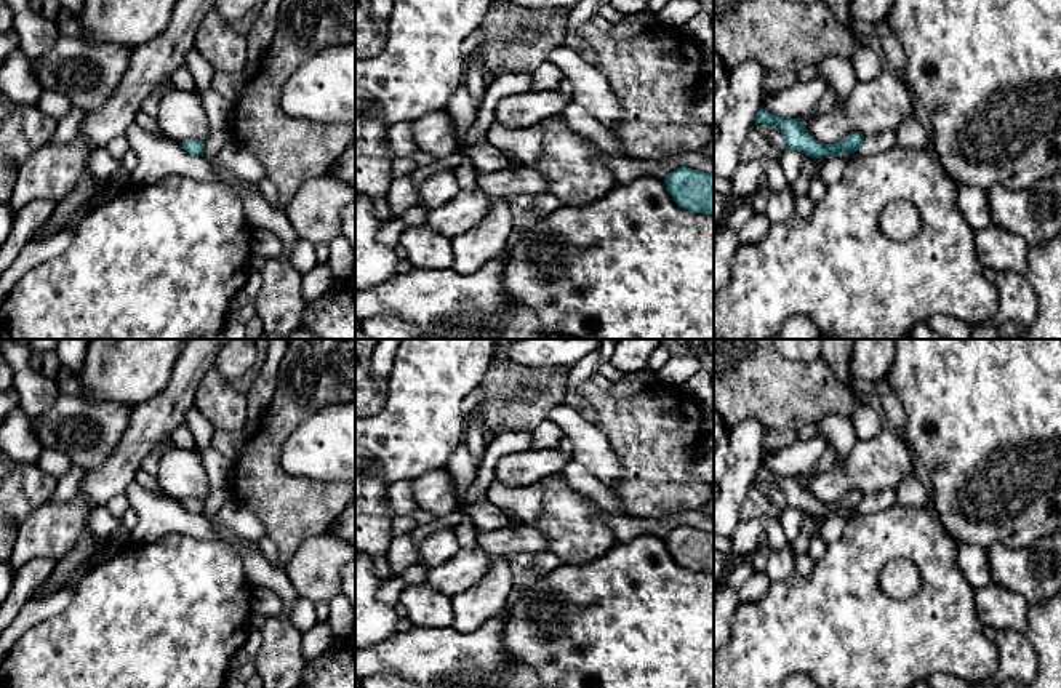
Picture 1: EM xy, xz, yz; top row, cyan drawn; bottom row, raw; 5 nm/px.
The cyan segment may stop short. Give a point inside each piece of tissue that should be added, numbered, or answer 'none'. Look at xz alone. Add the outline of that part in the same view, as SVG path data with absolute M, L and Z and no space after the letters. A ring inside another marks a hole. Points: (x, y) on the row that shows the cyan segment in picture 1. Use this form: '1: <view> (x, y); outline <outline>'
none

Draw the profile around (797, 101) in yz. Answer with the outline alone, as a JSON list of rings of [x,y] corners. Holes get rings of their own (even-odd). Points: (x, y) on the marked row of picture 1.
[[[816,75],[811,82],[797,82],[787,90],[775,93],[763,99],[760,107],[783,118],[803,118],[813,114],[815,106],[826,96],[831,88],[829,78]]]

